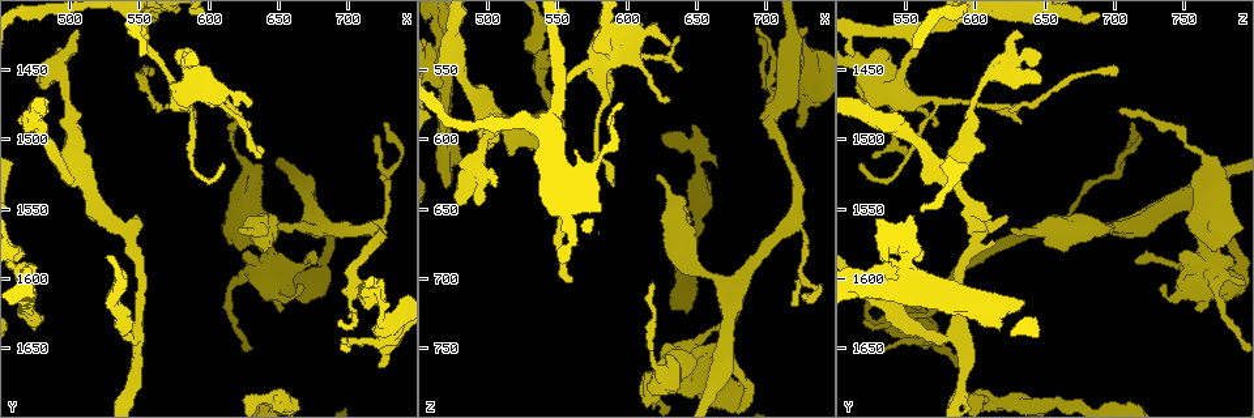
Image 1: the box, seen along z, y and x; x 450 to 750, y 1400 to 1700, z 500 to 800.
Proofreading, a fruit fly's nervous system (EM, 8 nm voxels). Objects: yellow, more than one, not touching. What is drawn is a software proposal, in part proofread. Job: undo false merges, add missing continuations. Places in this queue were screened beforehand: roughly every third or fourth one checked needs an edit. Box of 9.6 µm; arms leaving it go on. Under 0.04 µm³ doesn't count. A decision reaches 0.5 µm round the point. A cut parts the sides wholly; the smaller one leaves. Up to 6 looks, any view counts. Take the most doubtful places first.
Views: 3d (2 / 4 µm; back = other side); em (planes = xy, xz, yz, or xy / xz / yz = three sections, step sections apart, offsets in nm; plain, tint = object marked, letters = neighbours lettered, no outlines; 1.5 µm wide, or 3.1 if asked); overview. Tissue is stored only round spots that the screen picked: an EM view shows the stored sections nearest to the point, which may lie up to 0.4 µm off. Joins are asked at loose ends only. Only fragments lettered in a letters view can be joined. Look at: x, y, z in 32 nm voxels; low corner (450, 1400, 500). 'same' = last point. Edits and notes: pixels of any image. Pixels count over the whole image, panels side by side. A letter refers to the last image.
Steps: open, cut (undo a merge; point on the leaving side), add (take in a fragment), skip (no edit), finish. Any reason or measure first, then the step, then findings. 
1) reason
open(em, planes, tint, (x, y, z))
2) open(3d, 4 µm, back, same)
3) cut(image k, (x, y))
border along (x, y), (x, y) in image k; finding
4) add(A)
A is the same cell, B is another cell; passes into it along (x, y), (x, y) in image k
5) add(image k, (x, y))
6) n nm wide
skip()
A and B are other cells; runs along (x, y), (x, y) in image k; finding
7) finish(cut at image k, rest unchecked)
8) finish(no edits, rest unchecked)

an open end
open(em, xy, step 8, tint, (550, 1556, 624))

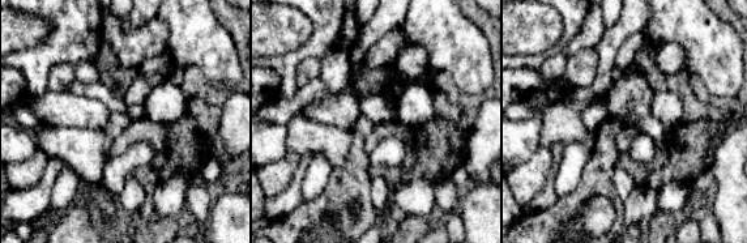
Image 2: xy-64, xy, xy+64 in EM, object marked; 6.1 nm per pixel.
open(em, planes, letters, same)

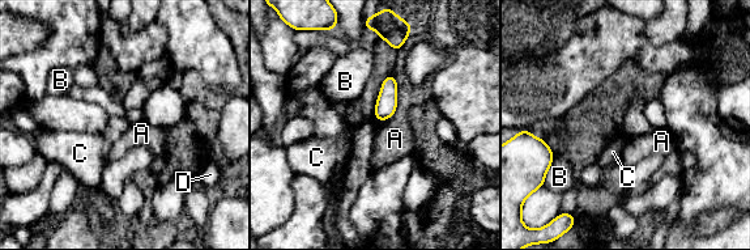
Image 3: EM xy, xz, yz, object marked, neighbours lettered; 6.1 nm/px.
skip()
A, B, C and D are other cells; border along (397, 85), (396, 110), (379, 122) in image 3; none of them fits

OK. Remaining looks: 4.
branch stops here
open(em, xy, step 8, tint, (470, 1616, 636))

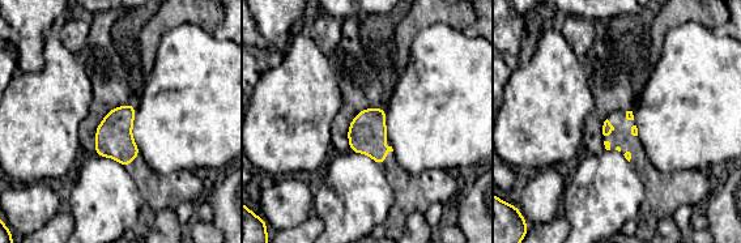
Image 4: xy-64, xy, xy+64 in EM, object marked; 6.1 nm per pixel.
see the neighbours
open(em, xy, step 8, letters, same)

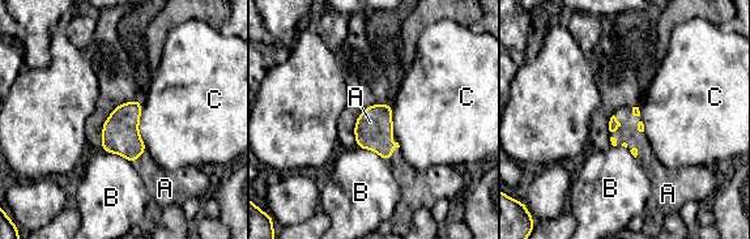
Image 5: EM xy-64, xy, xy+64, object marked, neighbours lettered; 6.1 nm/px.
add(A)
A is the same cell, B and C are other cells; passes into it along (613, 124), (619, 124), (627, 132) in image 5; the neuron continues

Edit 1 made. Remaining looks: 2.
tapers out
open(em, xz, step 8, letters, (638, 1512, 526))

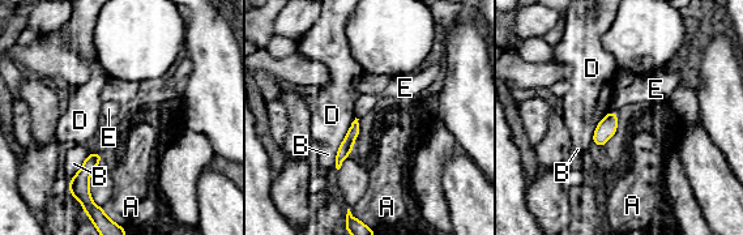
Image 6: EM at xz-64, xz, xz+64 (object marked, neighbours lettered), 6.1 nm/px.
open(em, planes, letters, same)

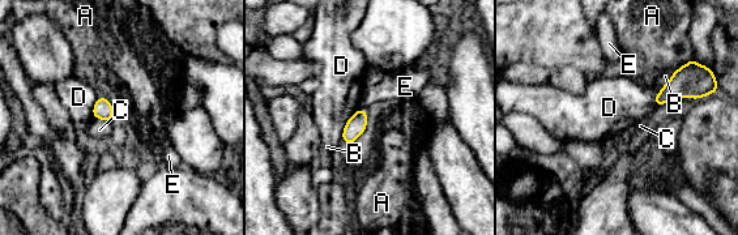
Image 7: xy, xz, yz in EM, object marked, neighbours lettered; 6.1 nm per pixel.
skip()
A, B, C, D and E are other cells; border along (361, 107), (365, 109) in image 7; no lettered fragment goes on from it

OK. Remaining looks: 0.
finish(add at image 5, rest unchecked)

